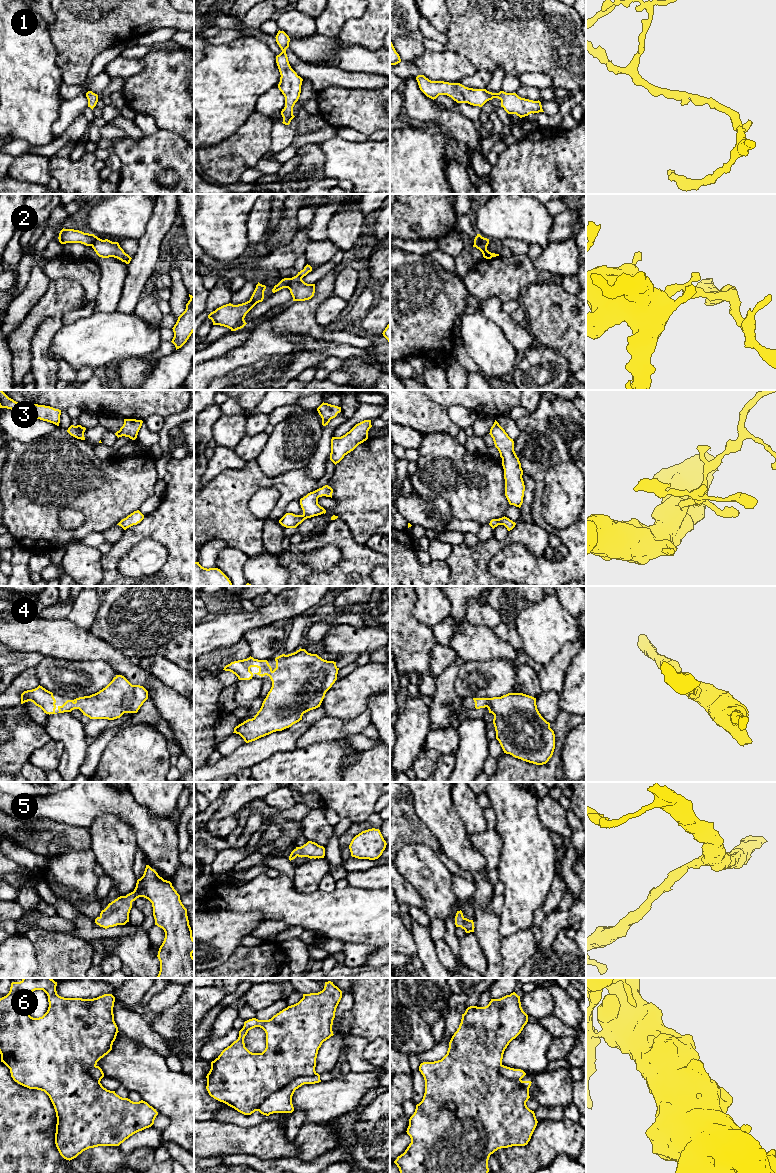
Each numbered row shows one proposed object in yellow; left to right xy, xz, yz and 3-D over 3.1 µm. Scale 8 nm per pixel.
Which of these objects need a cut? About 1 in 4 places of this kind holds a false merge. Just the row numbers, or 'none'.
2

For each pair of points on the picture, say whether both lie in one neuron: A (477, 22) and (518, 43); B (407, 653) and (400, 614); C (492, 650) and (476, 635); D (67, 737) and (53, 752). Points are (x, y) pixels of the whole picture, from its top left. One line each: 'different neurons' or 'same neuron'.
A: same neuron
B: same neuron
C: same neuron
D: different neurons

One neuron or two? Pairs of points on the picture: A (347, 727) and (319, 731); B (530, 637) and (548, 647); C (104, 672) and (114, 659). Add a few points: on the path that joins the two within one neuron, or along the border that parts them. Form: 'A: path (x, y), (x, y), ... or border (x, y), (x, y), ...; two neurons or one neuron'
A: path (340, 729), (326, 729); one neuron
B: path (534, 637), (538, 637), (544, 643); one neuron
C: border (86, 660), (103, 660), (117, 674); two neurons

